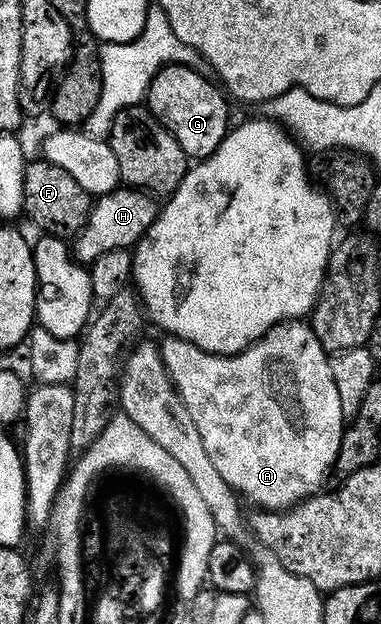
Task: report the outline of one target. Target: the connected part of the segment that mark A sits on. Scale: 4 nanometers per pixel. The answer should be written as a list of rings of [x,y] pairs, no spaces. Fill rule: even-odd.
[[[289,320],[279,322],[276,326],[271,326],[259,340],[240,350],[236,354],[211,354],[205,350],[198,349],[192,342],[187,342],[175,336],[168,336],[159,343],[160,355],[166,364],[169,374],[172,376],[172,382],[180,394],[180,398],[186,404],[198,432],[202,436],[202,444],[206,444],[206,452],[210,460],[214,460],[214,468],[222,472],[222,480],[230,484],[237,495],[249,498],[256,502],[257,507],[265,510],[286,510],[289,506],[295,506],[296,503],[312,497],[321,489],[324,477],[330,474],[335,467],[336,457],[342,444],[342,436],[346,421],[342,416],[341,397],[338,396],[337,385],[334,384],[333,373],[330,372],[330,354],[322,348],[318,336],[314,336],[311,325],[304,320]]]

